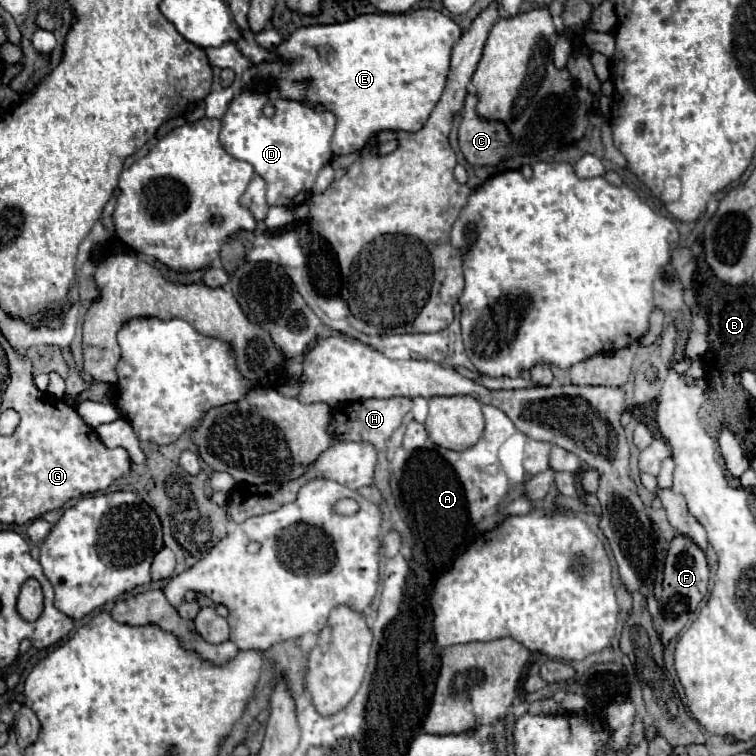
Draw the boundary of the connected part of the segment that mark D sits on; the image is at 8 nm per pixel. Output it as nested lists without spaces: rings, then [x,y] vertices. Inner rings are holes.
[[[243,89],[239,97],[229,103],[225,117],[221,119],[221,143],[227,153],[239,161],[247,161],[259,177],[267,183],[267,205],[283,205],[295,209],[305,203],[317,173],[331,163],[331,137],[335,131],[335,115],[331,111],[317,113],[311,107],[303,107],[297,101],[279,97],[277,89],[253,93]],[[273,103],[275,115],[265,117],[263,107]]]

